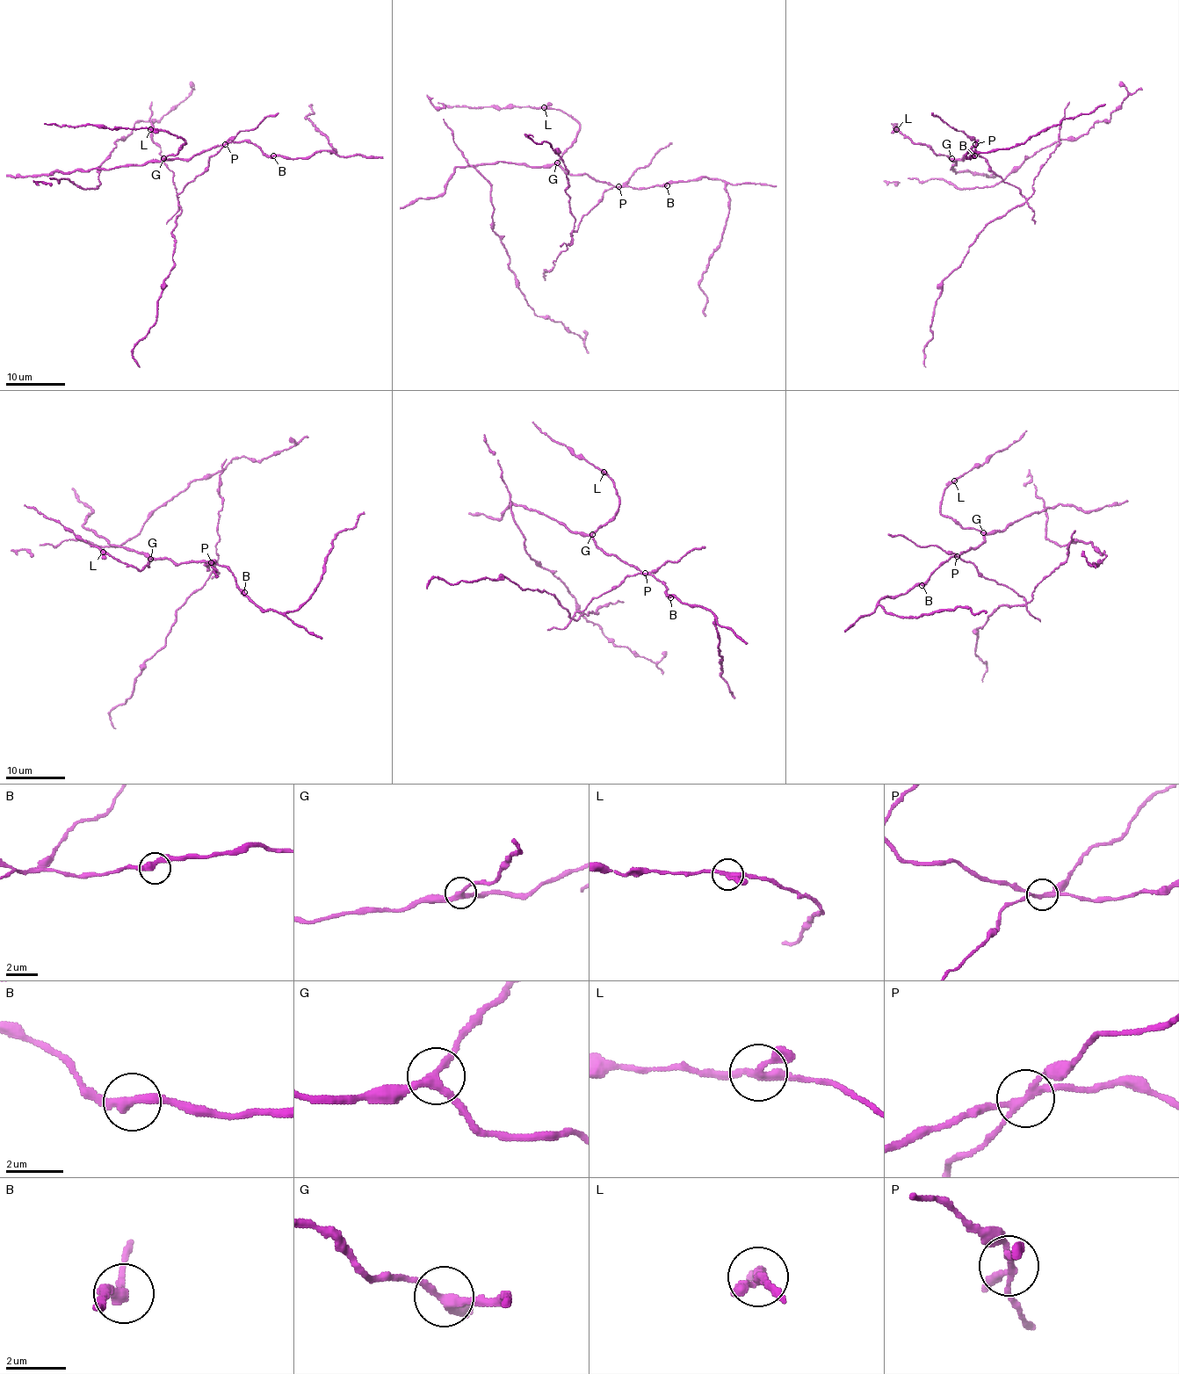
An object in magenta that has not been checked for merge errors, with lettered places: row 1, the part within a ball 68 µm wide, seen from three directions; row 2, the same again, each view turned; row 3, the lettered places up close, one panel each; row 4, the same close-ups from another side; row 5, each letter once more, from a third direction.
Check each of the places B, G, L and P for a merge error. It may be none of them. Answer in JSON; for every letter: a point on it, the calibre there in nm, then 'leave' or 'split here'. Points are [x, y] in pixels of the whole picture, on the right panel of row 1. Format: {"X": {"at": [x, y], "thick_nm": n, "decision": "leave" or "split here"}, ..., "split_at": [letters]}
{"B": {"at": [974, 155], "thick_nm": 360, "decision": "leave"}, "G": {"at": [951, 158], "thick_nm": 280, "decision": "leave"}, "L": {"at": [896, 129], "thick_nm": 240, "decision": "leave"}, "P": {"at": [975, 144], "thick_nm": 190, "decision": "split here"}, "split_at": ["P"]}

